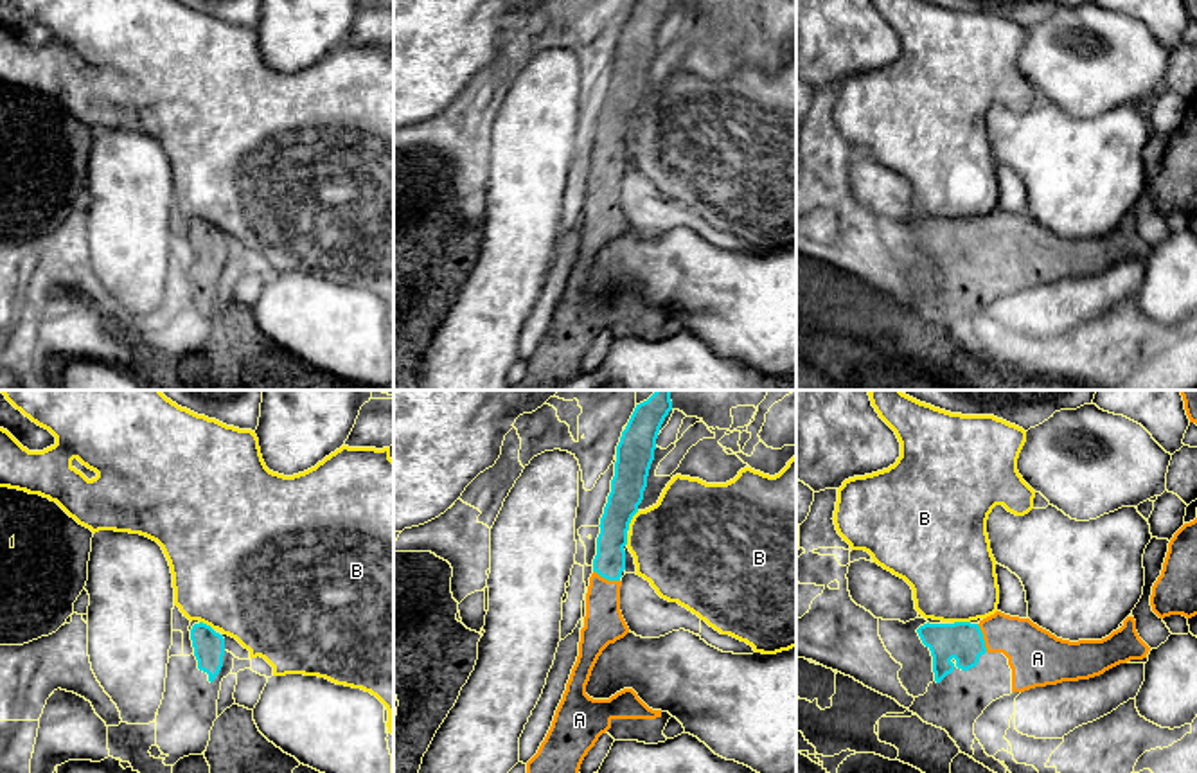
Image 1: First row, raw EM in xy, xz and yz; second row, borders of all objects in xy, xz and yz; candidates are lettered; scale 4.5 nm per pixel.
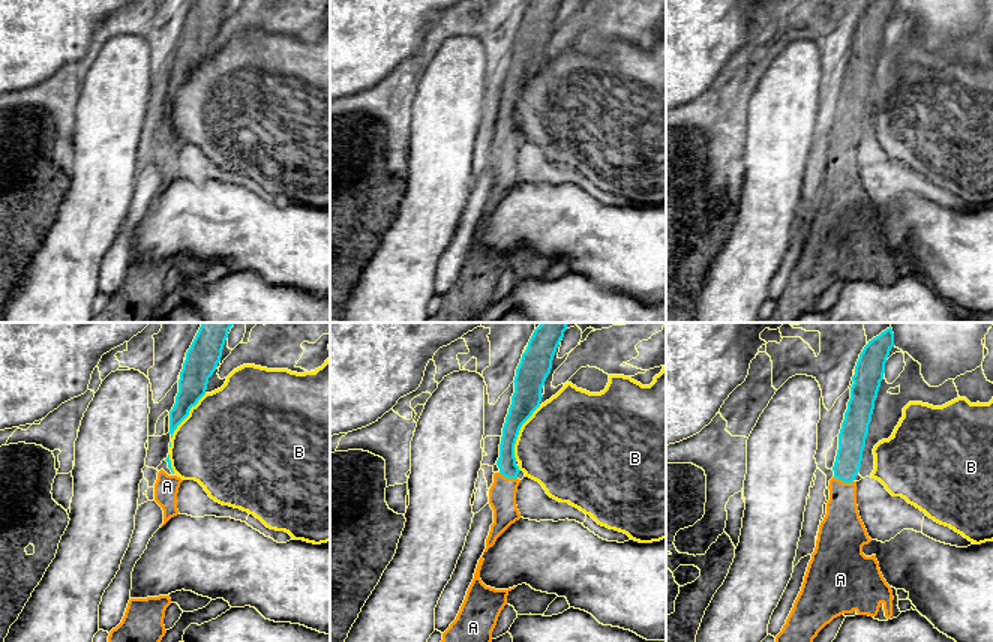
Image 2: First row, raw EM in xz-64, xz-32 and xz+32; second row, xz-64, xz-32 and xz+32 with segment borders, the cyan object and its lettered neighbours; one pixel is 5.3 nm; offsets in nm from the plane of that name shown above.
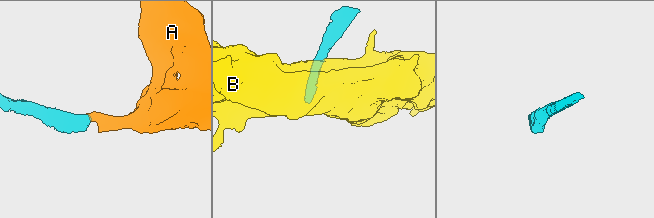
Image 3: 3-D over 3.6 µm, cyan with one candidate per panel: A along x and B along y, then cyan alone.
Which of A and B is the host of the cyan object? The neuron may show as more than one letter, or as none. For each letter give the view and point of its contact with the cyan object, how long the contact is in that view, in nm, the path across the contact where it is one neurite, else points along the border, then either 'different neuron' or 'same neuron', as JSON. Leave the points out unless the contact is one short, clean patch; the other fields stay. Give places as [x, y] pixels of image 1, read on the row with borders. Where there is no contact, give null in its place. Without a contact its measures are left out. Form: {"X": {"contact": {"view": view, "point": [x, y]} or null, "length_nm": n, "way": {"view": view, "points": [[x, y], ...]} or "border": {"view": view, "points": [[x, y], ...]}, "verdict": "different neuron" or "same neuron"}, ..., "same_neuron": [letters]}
{"A": {"contact": {"view": "yz", "point": [982, 639]}, "length_nm": 140, "way": {"view": "yz", "points": [[962, 640], [982, 639], [1018, 639], [1034, 655]]}, "verdict": "same neuron"}, "B": {"contact": {"view": "xz", "point": [631, 518]}, "length_nm": 100, "border": {"view": "xz", "points": [[638, 511], [628, 529]]}, "verdict": "different neuron"}, "same_neuron": ["A"]}

